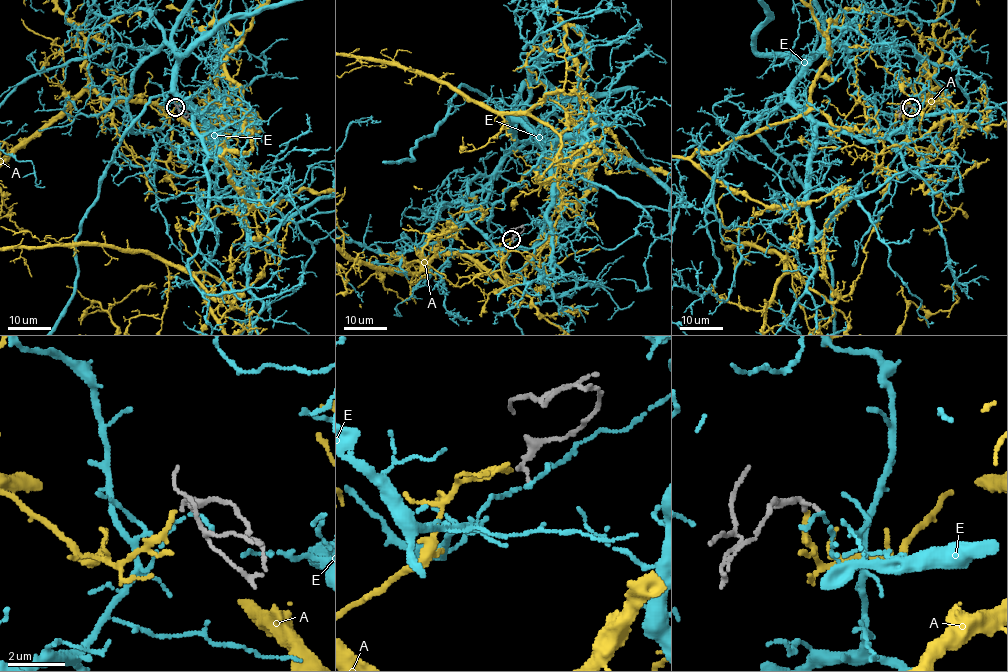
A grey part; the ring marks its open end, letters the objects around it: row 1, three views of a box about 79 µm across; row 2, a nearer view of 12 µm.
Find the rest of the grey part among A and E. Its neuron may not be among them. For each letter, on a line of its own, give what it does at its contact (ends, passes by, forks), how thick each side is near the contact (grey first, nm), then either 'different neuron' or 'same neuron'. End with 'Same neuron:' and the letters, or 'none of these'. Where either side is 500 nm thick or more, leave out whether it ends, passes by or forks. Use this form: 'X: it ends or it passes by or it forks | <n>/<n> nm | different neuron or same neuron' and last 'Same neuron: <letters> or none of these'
A: it ends | 240/170 nm | same neuron
E: it ends | 160/160 nm | different neuron
Same neuron: A

